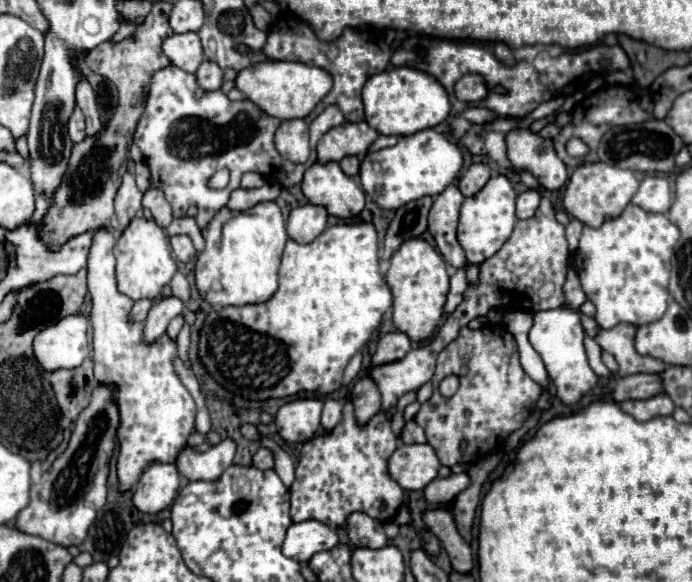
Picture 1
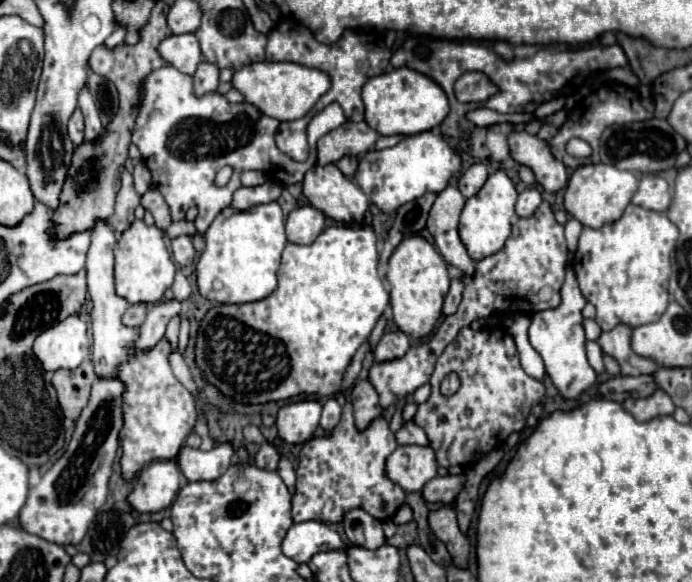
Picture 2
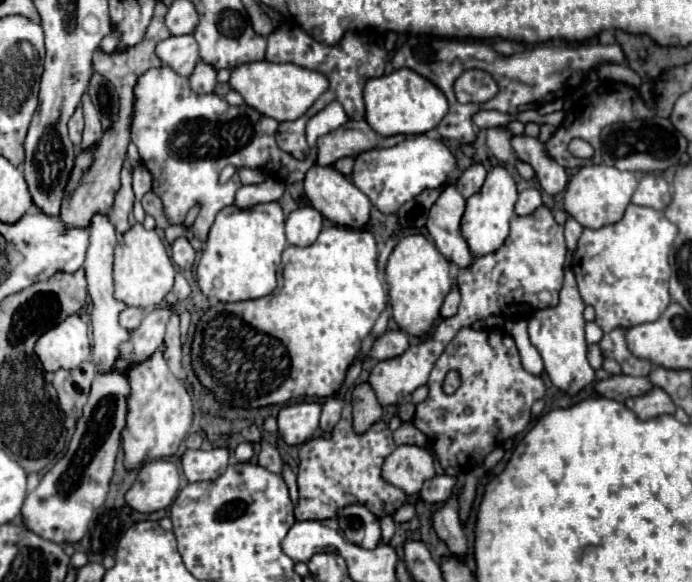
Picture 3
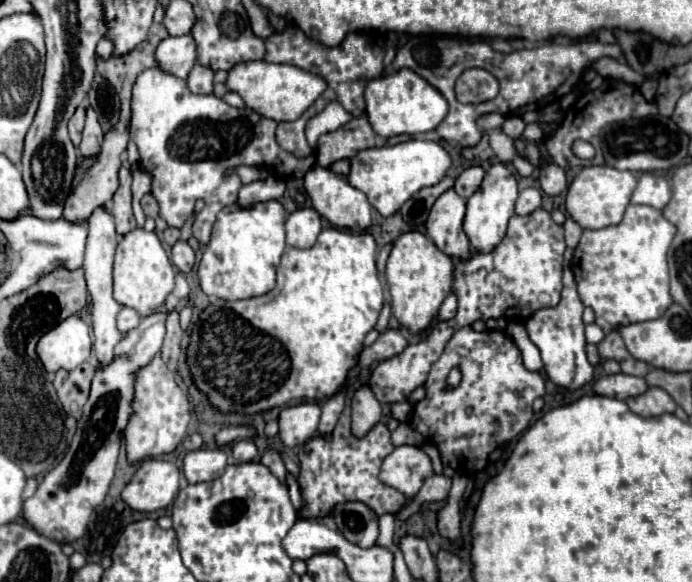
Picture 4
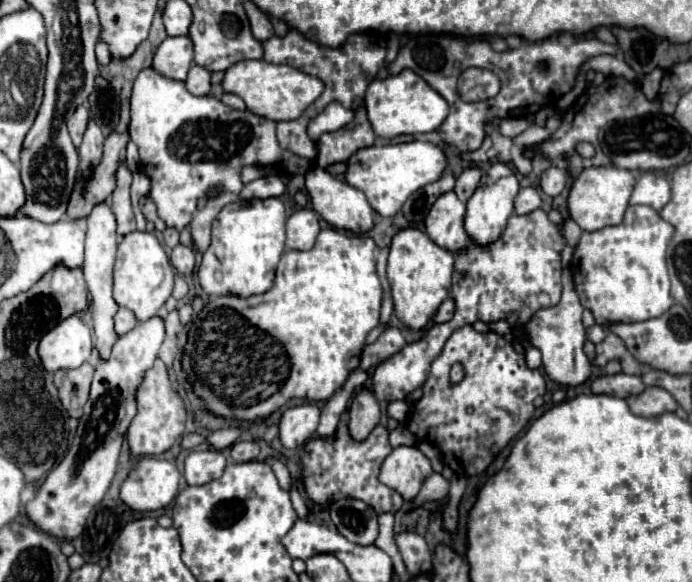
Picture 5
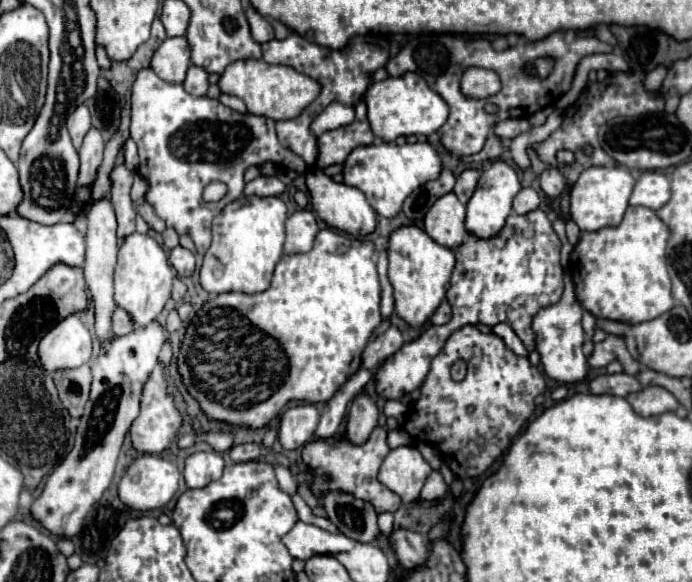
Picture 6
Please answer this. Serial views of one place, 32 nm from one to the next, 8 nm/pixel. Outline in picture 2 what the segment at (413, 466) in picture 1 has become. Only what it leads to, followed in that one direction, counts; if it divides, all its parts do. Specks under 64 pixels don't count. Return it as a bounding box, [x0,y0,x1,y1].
[386,446,438,492]

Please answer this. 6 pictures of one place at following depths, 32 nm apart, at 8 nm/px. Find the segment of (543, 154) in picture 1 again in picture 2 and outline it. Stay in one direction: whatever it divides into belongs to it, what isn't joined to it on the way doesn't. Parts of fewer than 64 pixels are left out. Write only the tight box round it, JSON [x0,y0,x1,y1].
[508,130,568,192]

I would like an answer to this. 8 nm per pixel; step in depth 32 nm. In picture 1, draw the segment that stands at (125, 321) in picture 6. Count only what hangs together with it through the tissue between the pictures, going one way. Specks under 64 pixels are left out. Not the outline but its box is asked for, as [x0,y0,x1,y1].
[130,300,152,322]

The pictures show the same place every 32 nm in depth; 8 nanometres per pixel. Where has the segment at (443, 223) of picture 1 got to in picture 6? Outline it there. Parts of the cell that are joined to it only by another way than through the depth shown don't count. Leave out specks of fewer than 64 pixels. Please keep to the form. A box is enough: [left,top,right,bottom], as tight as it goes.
[424,192,468,250]

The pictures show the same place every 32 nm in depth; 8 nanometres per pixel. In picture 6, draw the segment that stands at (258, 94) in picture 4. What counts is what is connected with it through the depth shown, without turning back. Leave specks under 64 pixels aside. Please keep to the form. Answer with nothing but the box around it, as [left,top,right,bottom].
[218,60,320,120]

